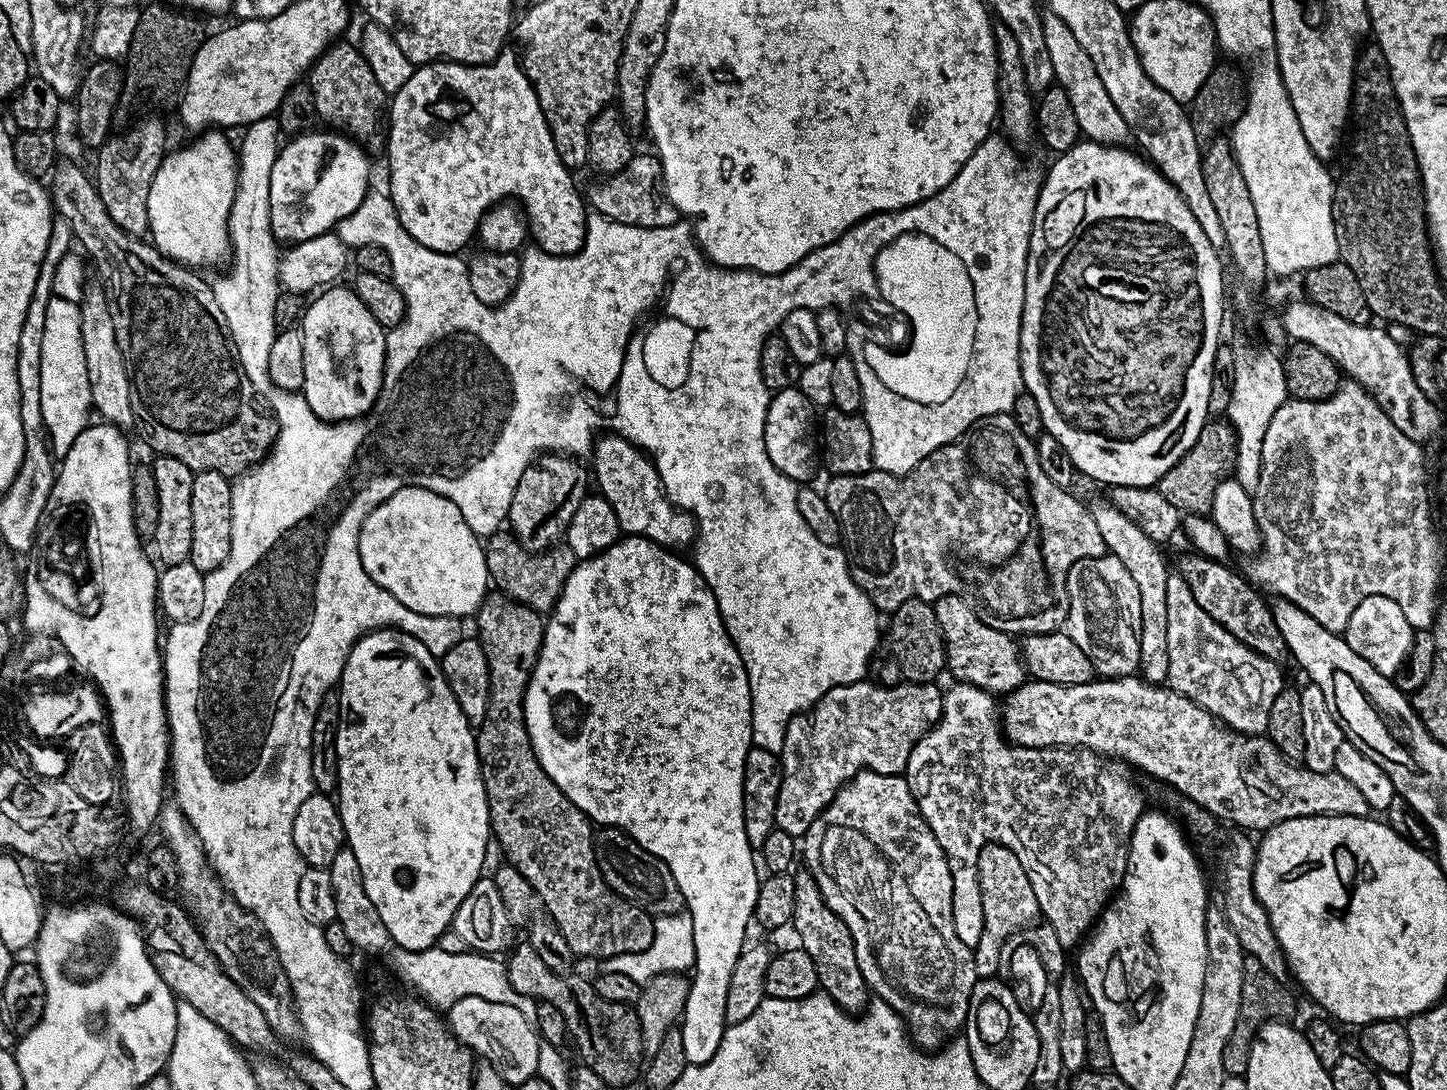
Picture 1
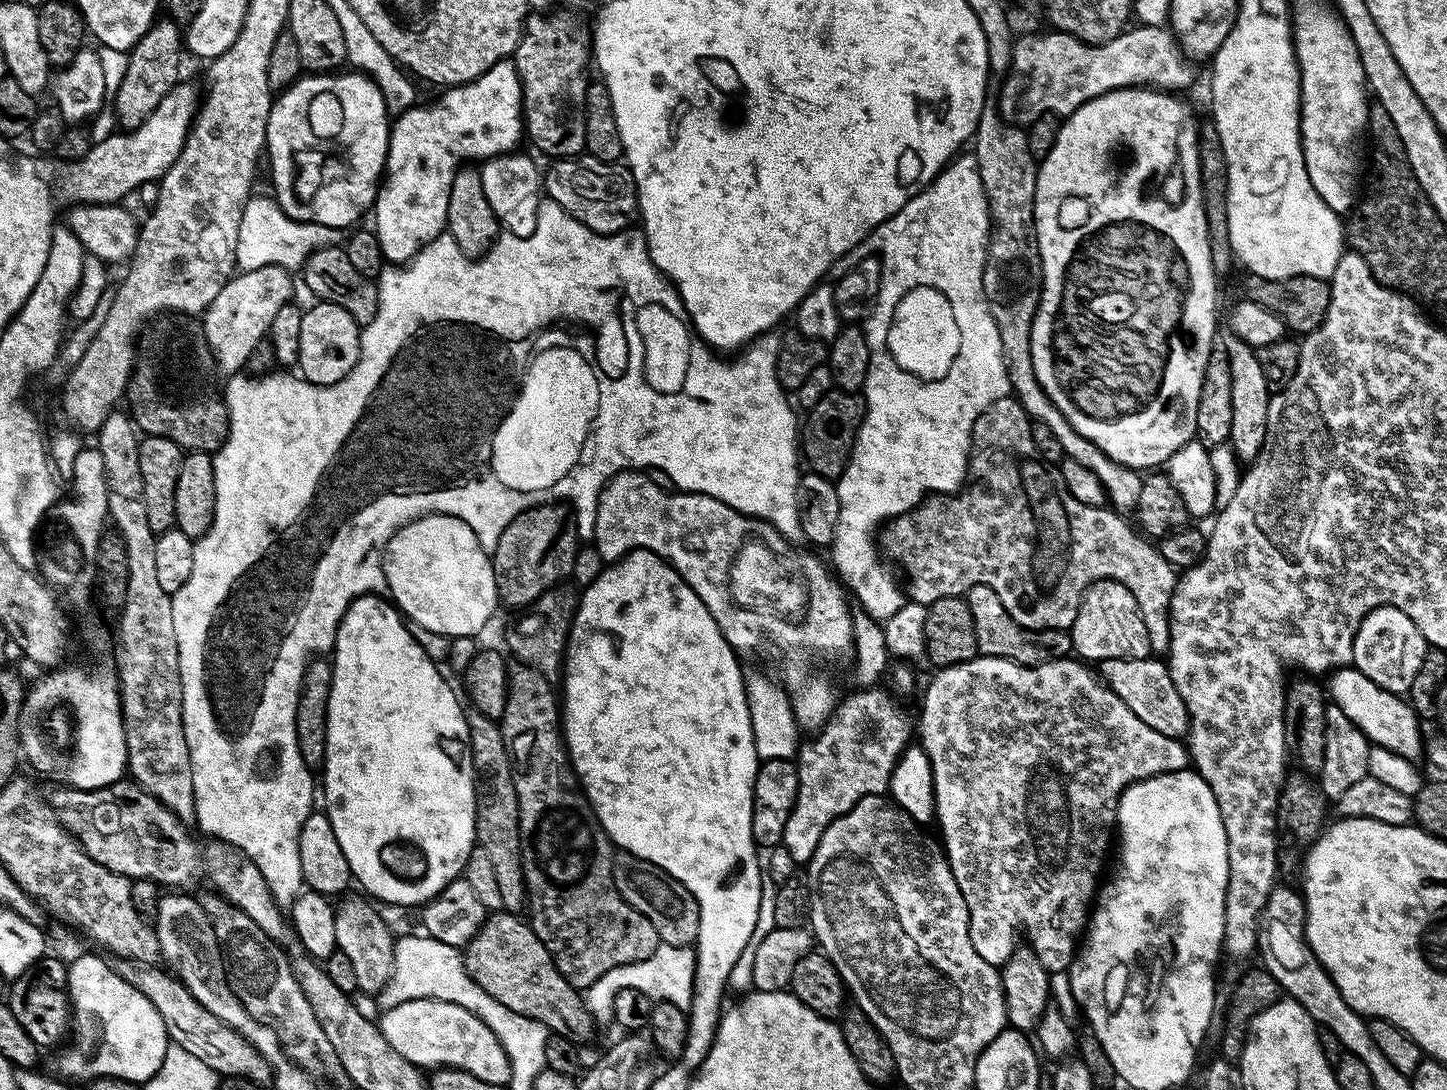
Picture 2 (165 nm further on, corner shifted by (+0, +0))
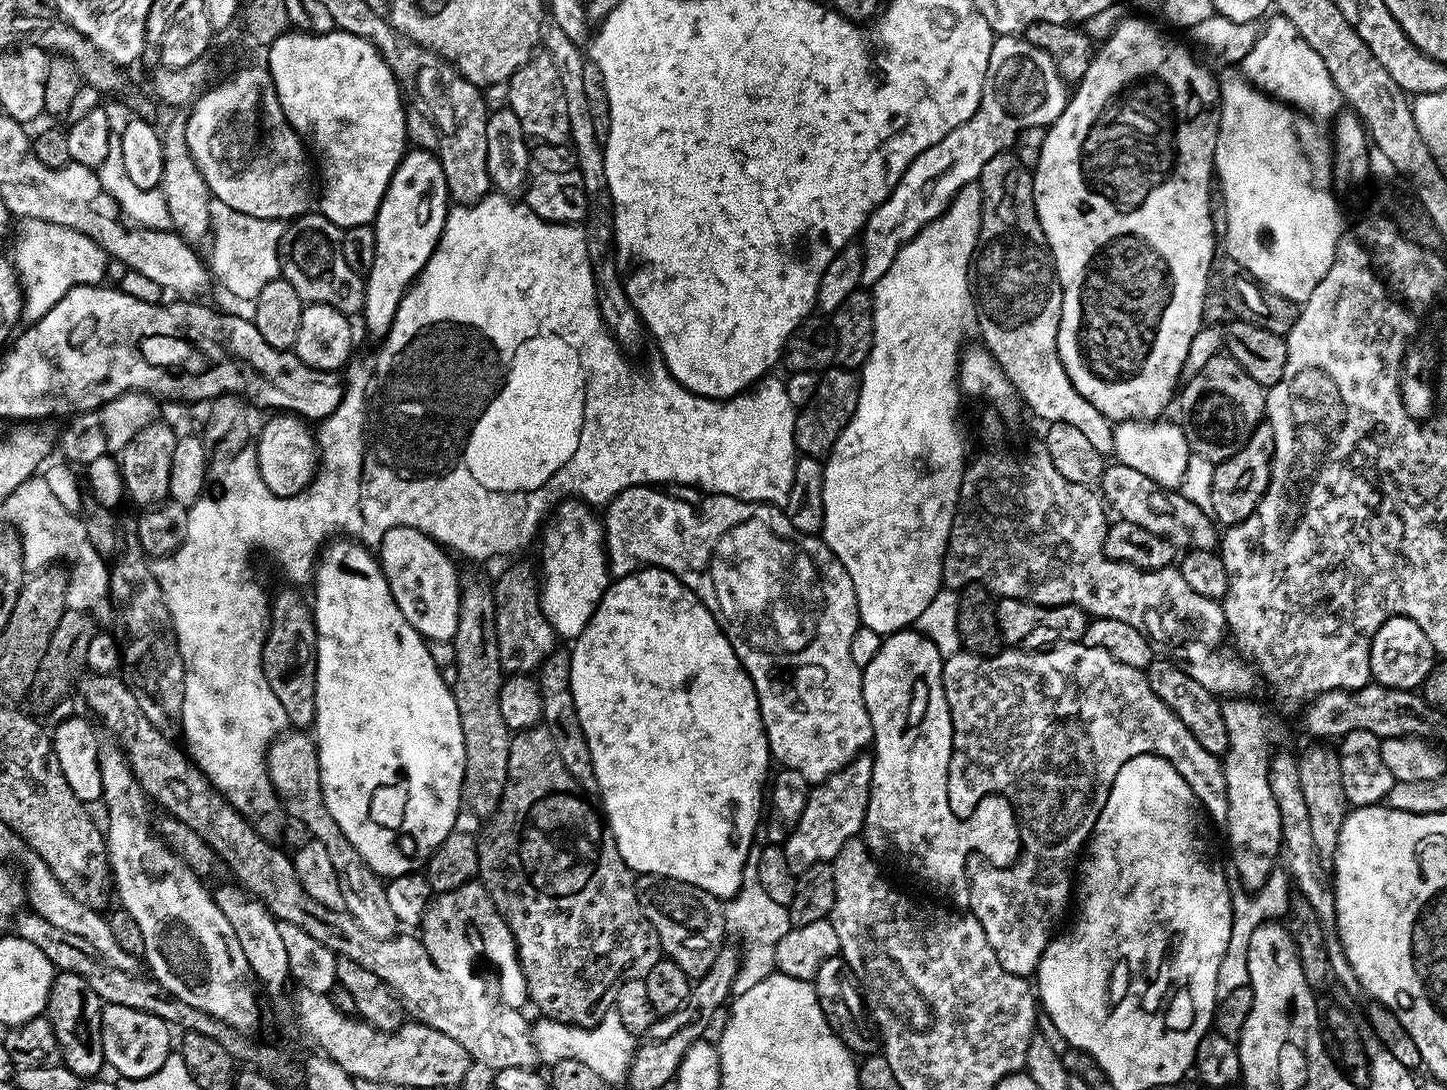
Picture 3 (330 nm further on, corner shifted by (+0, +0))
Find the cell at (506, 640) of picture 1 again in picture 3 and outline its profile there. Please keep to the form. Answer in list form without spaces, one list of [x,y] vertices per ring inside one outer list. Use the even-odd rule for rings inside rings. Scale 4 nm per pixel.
[[[542,726],[527,728],[524,732],[517,732],[509,742],[509,766],[506,774],[506,786],[502,792],[501,802],[496,812],[487,821],[484,833],[479,833],[477,839],[477,856],[480,863],[478,880],[490,894],[494,906],[502,914],[502,918],[508,923],[508,929],[516,943],[516,956],[524,971],[524,977],[528,983],[528,998],[541,1017],[551,1017],[560,1023],[573,1024],[575,1027],[594,1027],[602,1019],[605,1009],[599,1007],[604,1000],[604,995],[611,993],[613,989],[627,980],[642,980],[650,970],[662,958],[660,939],[650,926],[646,914],[642,914],[642,906],[636,897],[636,876],[633,869],[626,866],[622,854],[618,854],[616,840],[612,837],[611,830],[598,811],[597,805],[591,804],[583,788],[566,770],[558,749],[554,747],[554,738],[550,738],[550,730]]]

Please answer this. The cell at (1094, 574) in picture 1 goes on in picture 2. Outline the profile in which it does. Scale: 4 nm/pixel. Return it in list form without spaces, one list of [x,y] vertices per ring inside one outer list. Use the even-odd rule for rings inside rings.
[[[1096,580],[1084,591],[1072,627],[1072,651],[1081,661],[1104,659],[1146,659],[1152,652],[1146,622],[1130,590],[1117,580]]]

